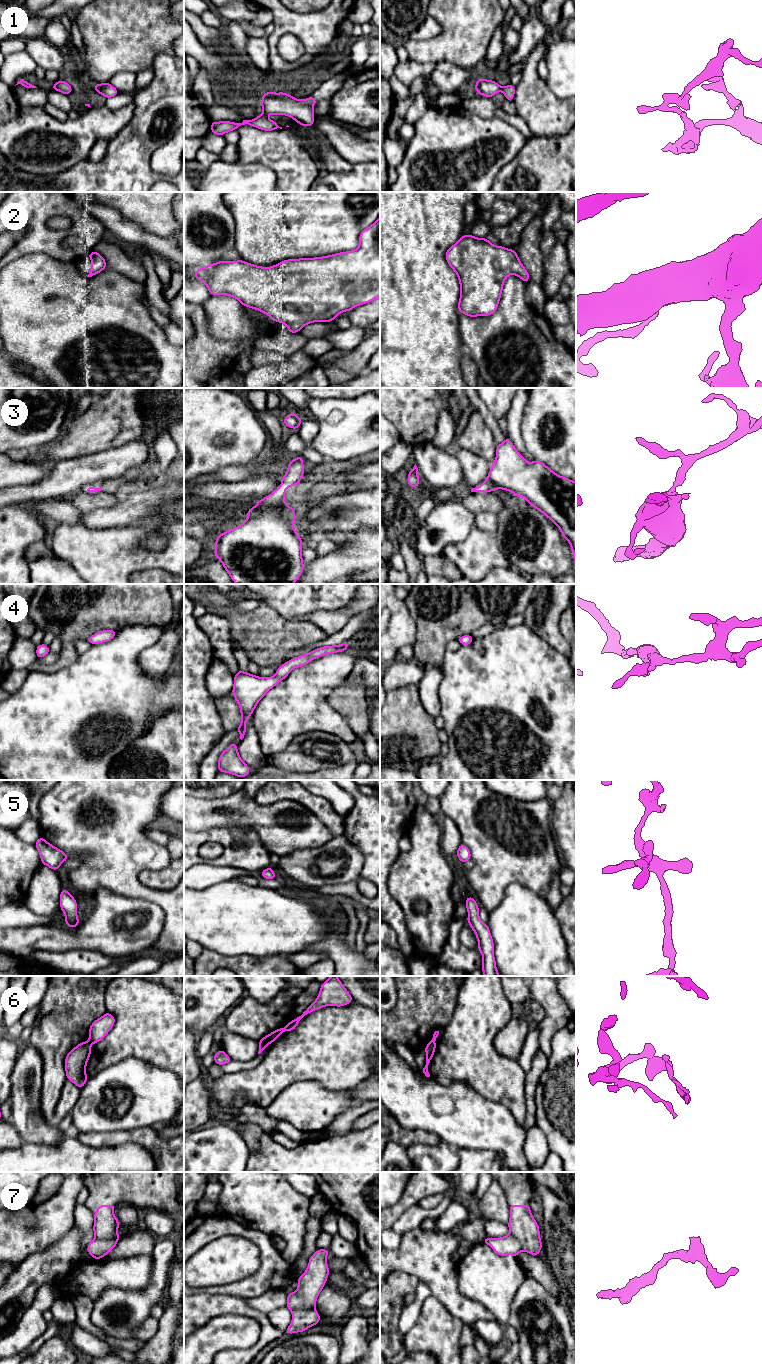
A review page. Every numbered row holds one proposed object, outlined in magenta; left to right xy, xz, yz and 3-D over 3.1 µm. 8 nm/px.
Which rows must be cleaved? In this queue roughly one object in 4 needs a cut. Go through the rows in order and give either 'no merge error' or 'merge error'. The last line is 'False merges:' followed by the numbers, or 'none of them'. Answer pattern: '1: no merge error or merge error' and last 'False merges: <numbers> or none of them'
1: no merge error
2: no merge error
3: no merge error
4: no merge error
5: no merge error
6: no merge error
7: merge error
False merges: 7

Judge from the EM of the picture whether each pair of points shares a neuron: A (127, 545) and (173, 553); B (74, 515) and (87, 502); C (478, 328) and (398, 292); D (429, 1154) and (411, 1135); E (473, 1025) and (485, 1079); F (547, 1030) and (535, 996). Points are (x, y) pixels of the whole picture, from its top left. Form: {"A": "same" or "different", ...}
{"A": "same", "B": "different", "C": "different", "D": "different", "E": "same", "F": "same"}

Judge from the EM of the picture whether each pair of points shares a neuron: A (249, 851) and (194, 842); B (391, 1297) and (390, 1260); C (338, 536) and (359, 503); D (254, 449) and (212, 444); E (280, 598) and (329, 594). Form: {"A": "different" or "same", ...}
{"A": "same", "B": "different", "C": "different", "D": "same", "E": "same"}

